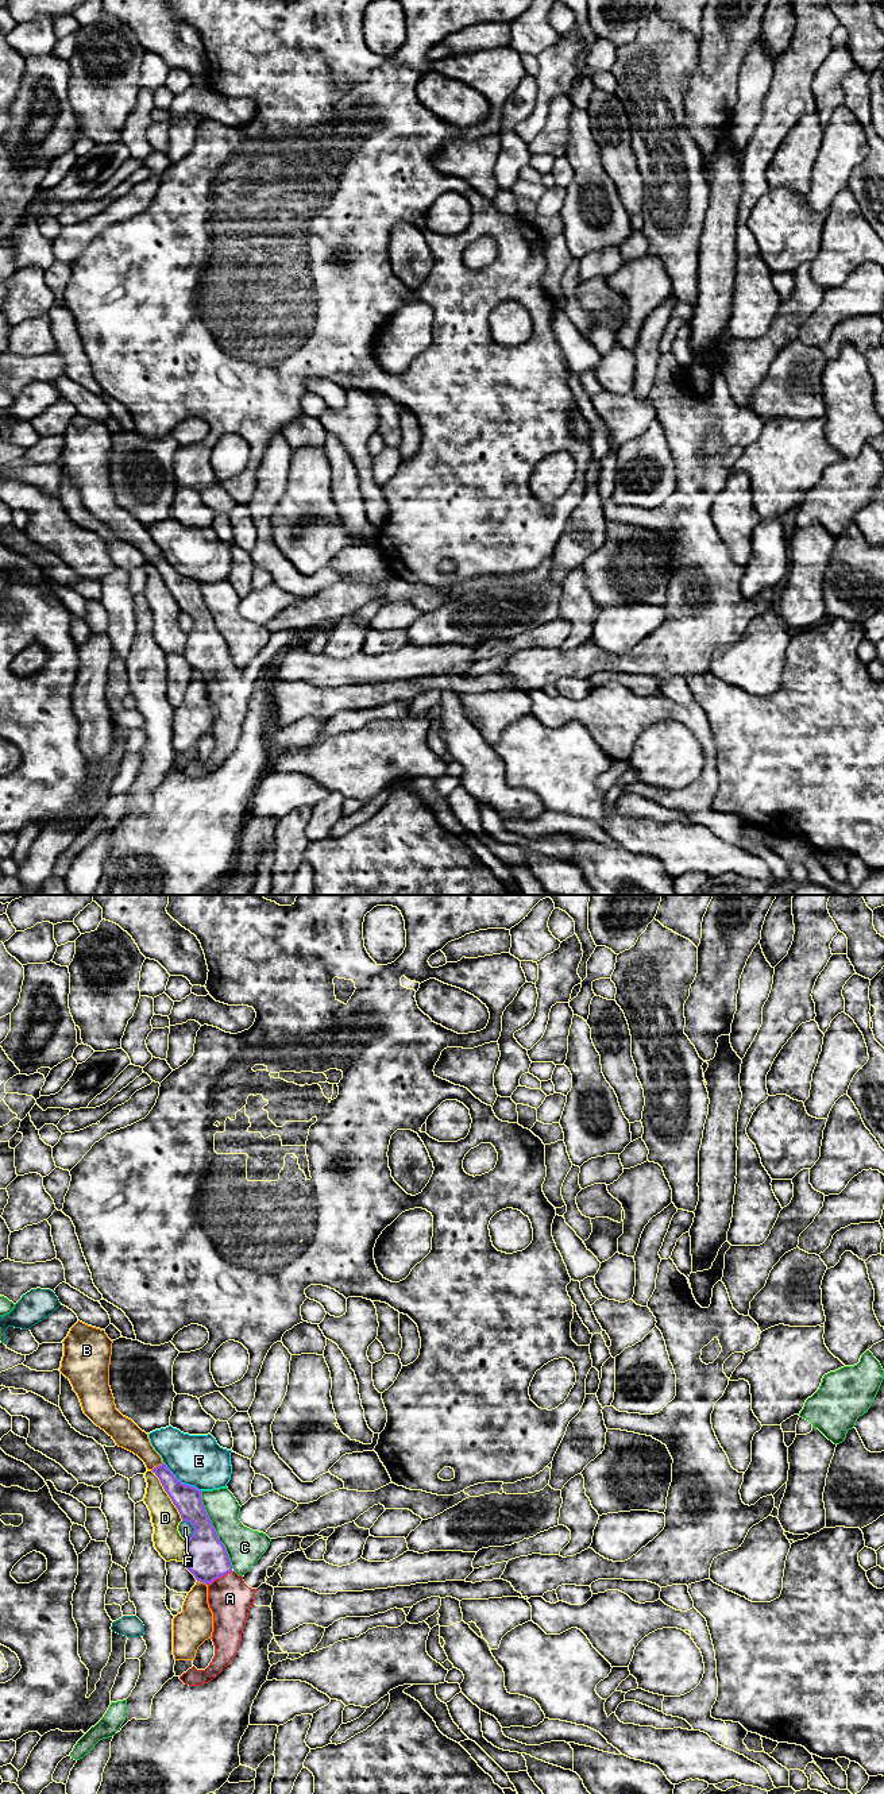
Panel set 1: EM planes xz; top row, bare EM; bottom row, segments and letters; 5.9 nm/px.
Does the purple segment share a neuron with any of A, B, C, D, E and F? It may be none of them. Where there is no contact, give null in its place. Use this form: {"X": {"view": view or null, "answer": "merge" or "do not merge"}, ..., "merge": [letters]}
{"A": {"view": "xz", "answer": "merge"}, "B": {"view": "xz", "answer": "do not merge"}, "C": {"view": "xz", "answer": "do not merge"}, "D": {"view": "xz", "answer": "do not merge"}, "E": {"view": "xz", "answer": "do not merge"}, "F": {"view": "xz", "answer": "do not merge"}, "merge": ["A"]}

